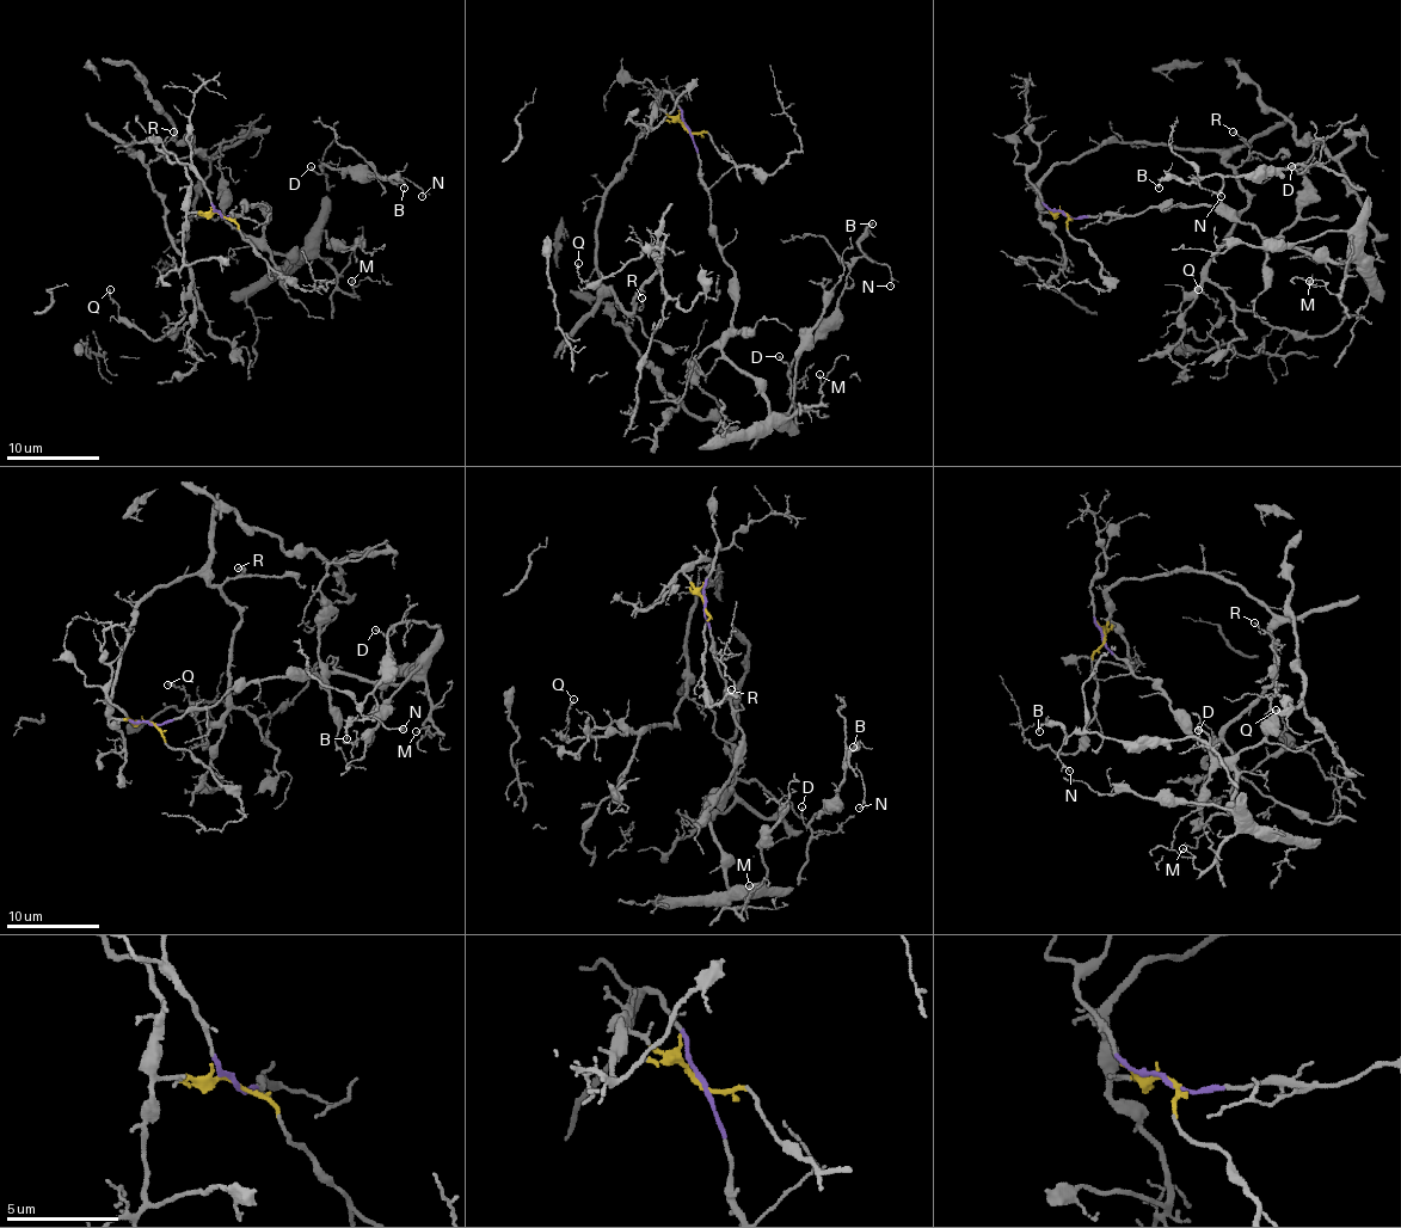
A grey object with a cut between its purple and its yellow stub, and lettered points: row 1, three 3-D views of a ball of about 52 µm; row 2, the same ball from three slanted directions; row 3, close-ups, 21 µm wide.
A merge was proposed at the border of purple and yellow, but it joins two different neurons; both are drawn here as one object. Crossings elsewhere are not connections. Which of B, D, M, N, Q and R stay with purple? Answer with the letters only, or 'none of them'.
B, D, M, N

